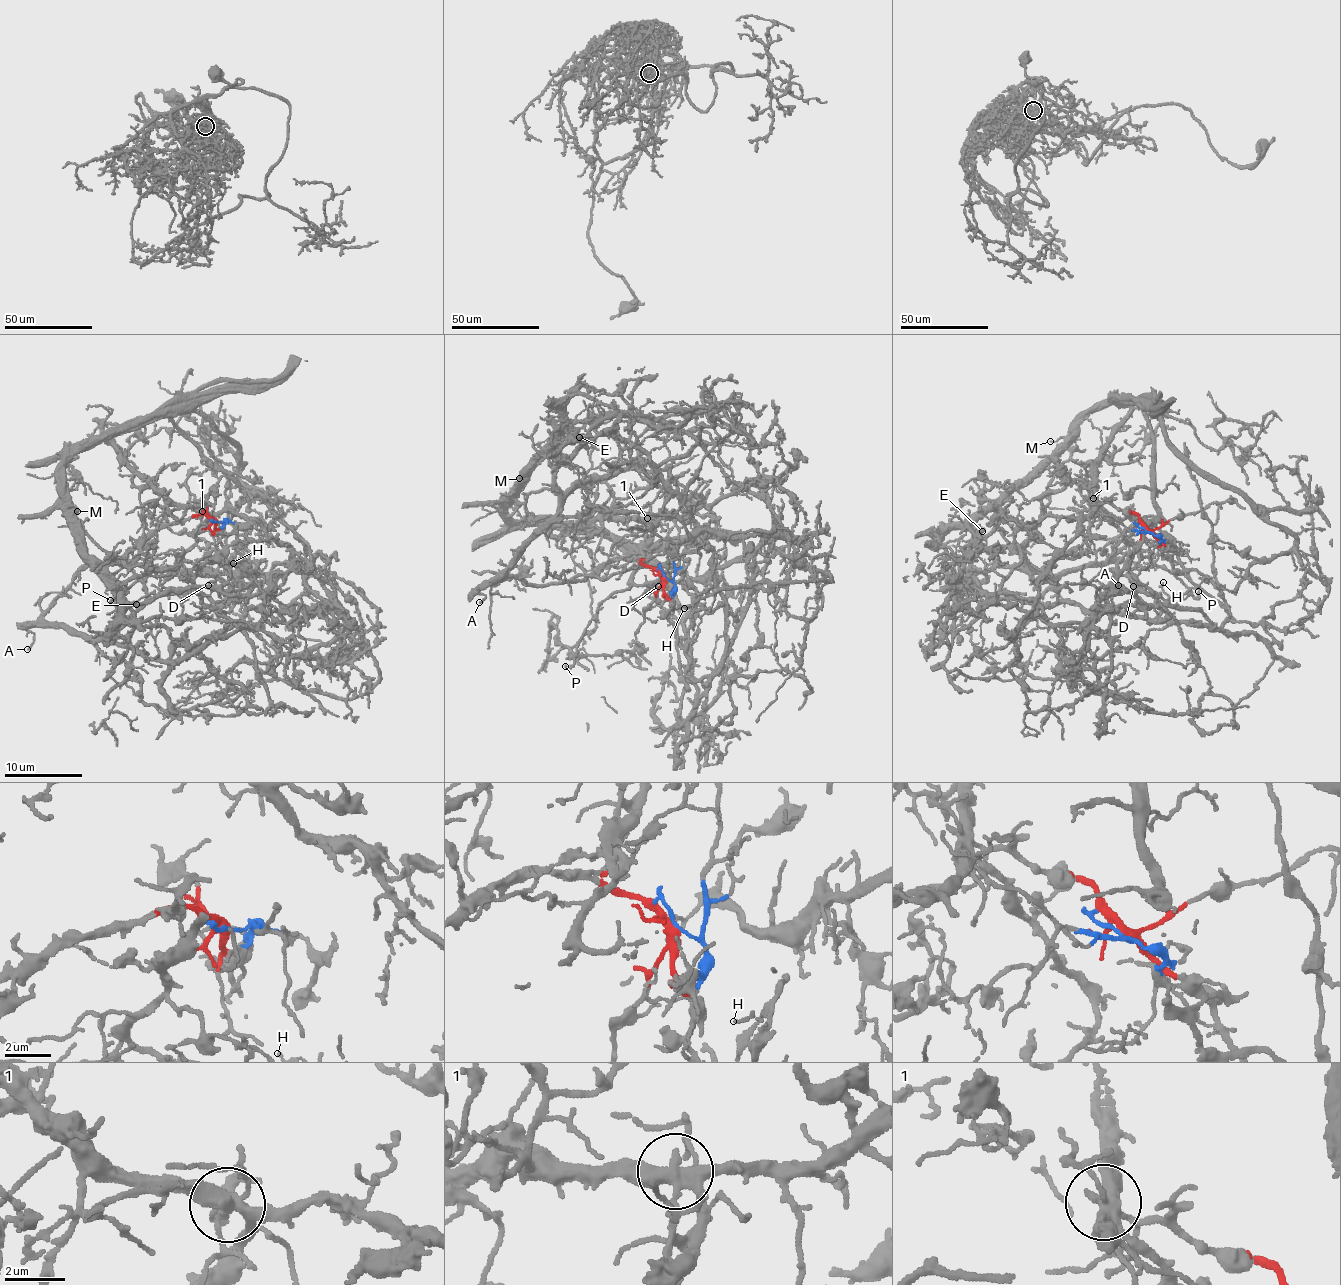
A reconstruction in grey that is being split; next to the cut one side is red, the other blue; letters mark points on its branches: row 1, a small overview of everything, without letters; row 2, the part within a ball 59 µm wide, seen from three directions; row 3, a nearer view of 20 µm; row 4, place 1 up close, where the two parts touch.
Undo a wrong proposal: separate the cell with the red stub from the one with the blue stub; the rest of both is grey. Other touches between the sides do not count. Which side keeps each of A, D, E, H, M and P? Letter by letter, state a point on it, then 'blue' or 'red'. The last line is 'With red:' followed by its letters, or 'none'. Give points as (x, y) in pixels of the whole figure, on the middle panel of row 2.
A: place (479, 602); red
D: place (658, 586); blue
E: place (579, 437); blue
H: place (684, 608); blue
M: place (519, 478); blue
P: place (565, 666); blue
With red: A

